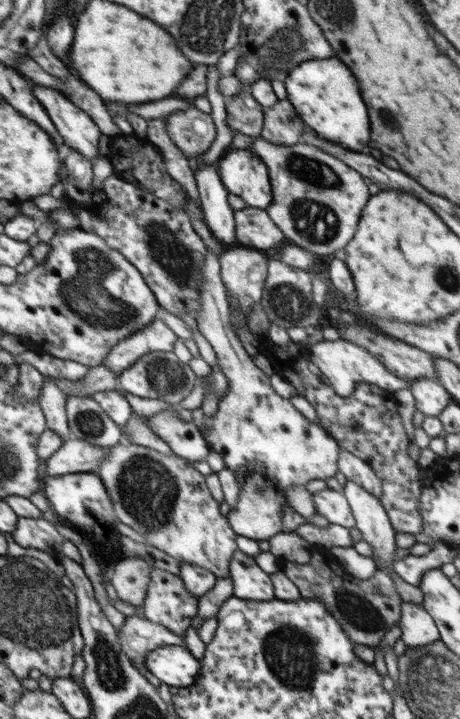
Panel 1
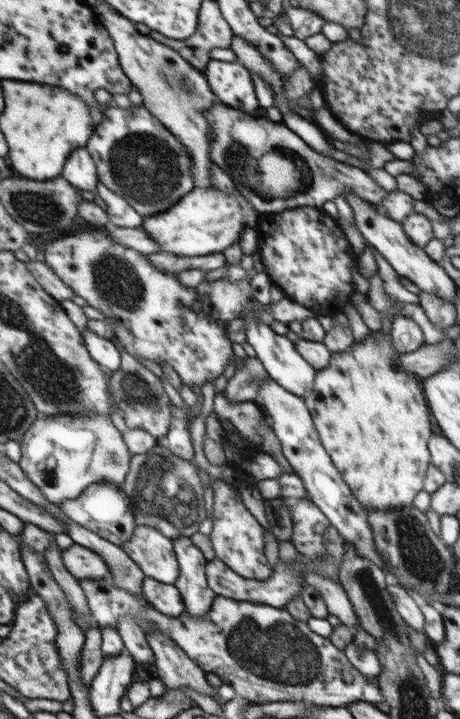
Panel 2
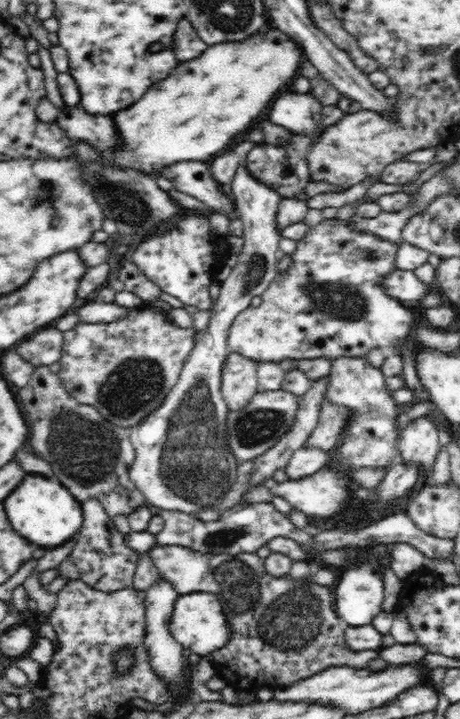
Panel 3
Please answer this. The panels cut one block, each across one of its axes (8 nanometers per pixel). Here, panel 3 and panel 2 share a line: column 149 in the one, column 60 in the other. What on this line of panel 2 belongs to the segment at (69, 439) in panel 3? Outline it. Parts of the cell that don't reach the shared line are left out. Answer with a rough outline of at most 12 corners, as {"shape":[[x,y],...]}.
{"shape":[[114,484],[88,485],[60,509],[118,546],[135,534],[130,500]]}

